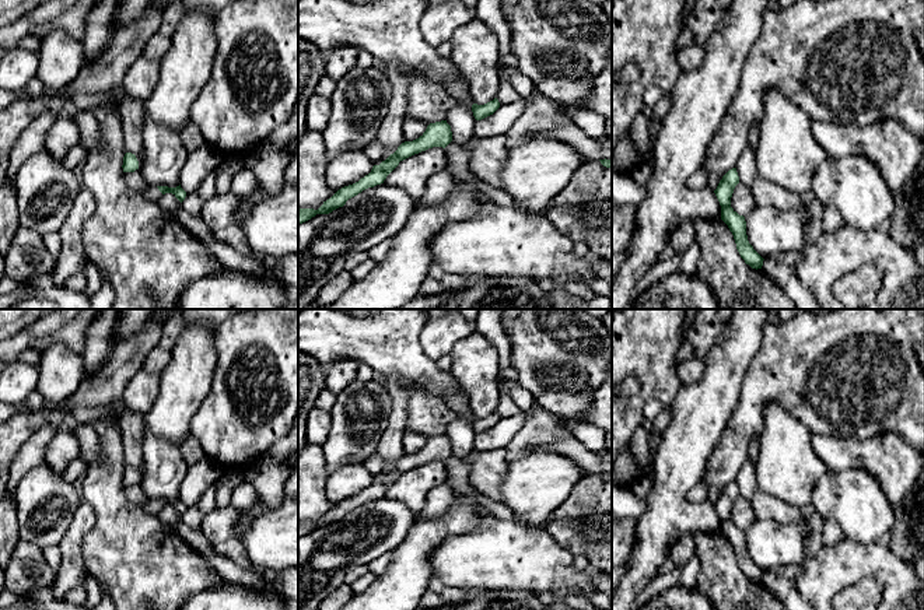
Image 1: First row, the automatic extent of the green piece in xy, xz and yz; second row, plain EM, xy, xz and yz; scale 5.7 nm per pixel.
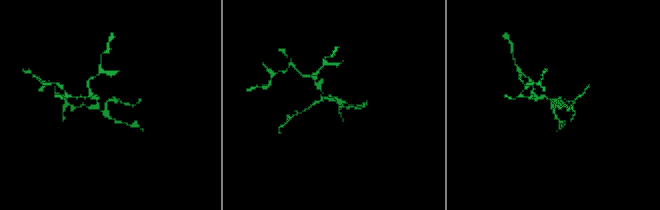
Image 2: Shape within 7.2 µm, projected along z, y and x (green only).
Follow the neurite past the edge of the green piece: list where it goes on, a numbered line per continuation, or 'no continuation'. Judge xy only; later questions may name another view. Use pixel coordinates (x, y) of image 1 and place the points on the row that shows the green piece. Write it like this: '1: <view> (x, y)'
1: xy (151, 193)

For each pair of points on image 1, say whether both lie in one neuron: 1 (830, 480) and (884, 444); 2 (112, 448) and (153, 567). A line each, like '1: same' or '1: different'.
1: different
2: same

